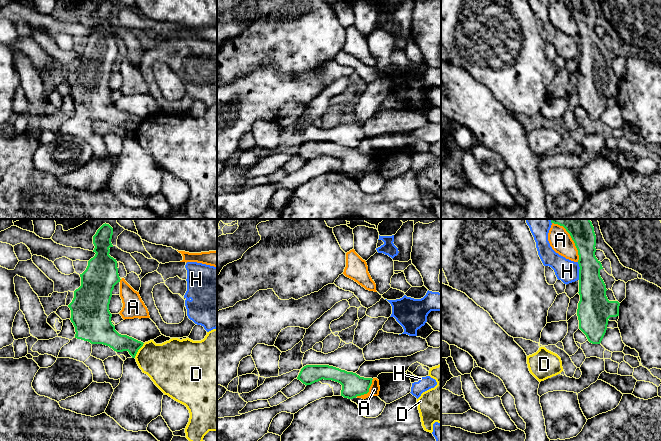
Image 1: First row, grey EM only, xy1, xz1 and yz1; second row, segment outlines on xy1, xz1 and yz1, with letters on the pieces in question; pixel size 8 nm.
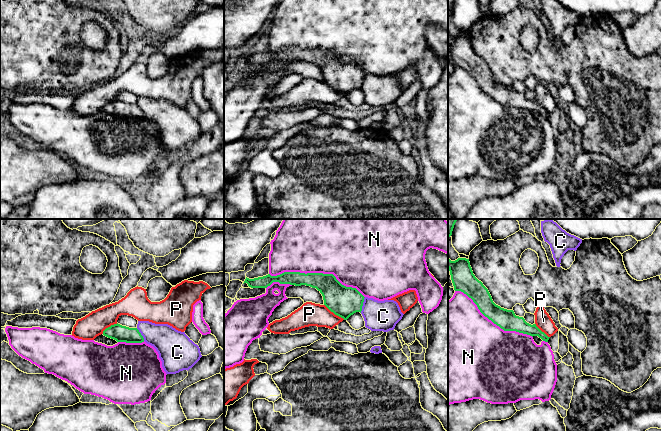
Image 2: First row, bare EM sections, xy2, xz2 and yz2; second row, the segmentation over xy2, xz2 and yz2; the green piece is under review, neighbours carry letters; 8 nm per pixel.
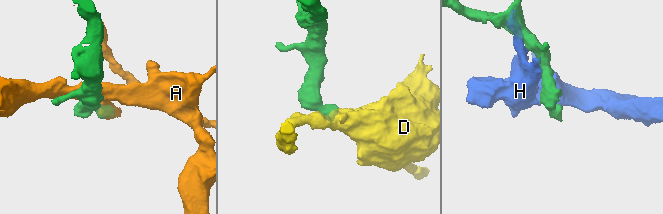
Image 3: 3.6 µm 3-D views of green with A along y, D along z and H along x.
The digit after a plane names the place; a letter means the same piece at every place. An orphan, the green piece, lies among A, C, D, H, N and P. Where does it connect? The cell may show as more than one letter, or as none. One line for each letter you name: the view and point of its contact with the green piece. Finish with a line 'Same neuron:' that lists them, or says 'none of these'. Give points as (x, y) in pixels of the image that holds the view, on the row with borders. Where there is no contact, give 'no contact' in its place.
Same neuron: none of these

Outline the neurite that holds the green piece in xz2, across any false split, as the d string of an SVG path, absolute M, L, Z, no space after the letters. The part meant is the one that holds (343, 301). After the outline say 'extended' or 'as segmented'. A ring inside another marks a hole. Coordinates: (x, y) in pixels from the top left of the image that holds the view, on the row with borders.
M284 272L277 276L246 277L244 281L251 288L267 288L273 282L316 288L323 296L324 305L344 320L362 311L365 297L356 288L342 285L333 274Z | as segmented

